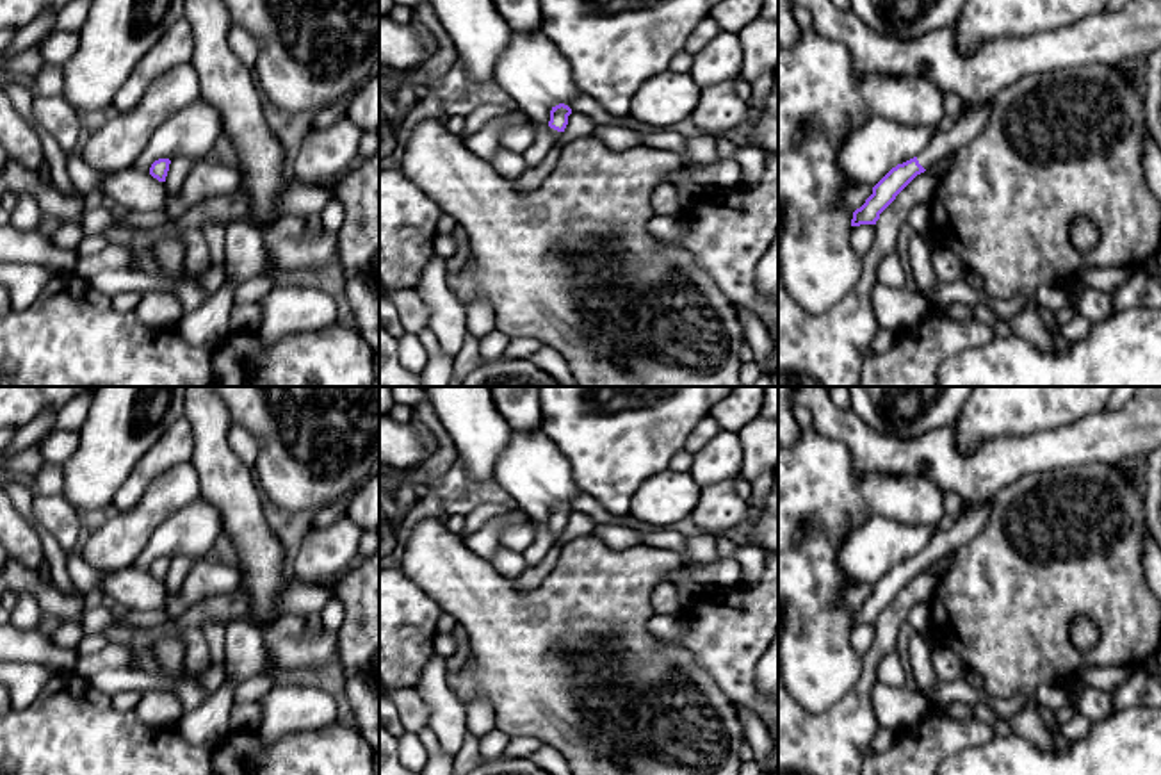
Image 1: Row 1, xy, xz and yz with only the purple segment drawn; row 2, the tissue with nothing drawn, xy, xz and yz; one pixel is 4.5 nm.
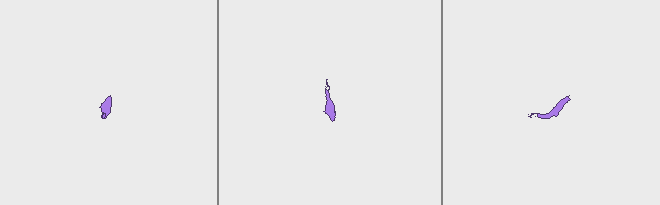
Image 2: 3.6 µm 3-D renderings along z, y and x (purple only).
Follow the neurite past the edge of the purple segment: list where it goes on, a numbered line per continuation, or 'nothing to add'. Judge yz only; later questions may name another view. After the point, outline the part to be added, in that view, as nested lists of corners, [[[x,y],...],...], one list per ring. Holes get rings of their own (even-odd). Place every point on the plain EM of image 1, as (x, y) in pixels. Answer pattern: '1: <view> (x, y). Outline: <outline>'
1: yz (971, 522). Outline: [[[990,501],[974,502],[949,529],[937,533],[933,540],[917,554],[924,568],[938,567],[949,554],[972,540],[985,526]]]

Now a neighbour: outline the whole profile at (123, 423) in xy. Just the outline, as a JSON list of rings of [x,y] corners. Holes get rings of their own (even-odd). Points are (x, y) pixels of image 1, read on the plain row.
[[[96,387],[87,419],[78,428],[78,447],[64,463],[62,497],[66,497],[78,511],[110,511],[114,495],[141,456],[173,422],[185,419],[185,392],[187,387]]]

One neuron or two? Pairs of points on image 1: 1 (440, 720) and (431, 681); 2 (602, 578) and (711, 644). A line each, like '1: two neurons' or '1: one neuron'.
1: one neuron
2: two neurons

